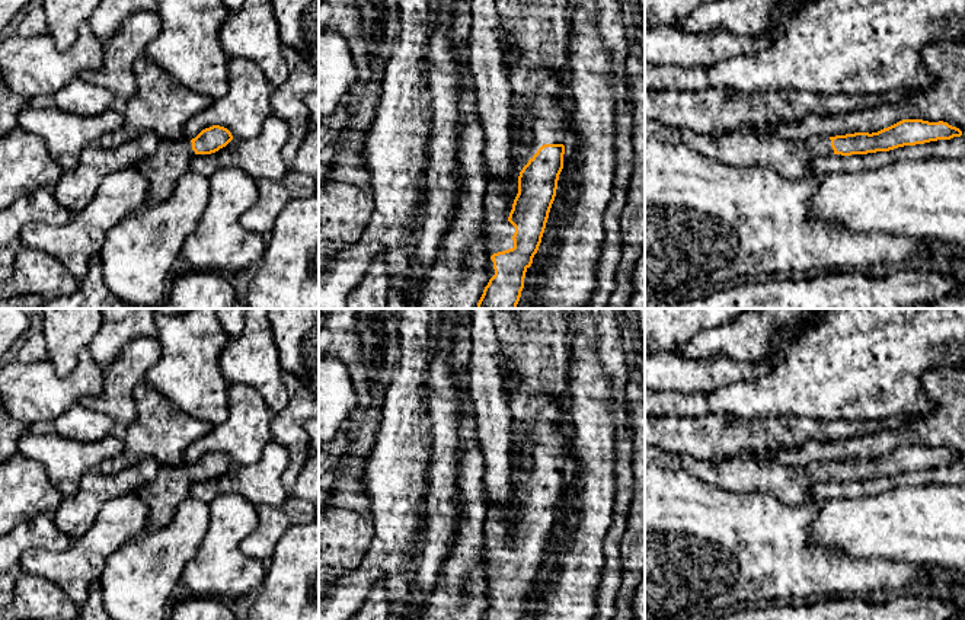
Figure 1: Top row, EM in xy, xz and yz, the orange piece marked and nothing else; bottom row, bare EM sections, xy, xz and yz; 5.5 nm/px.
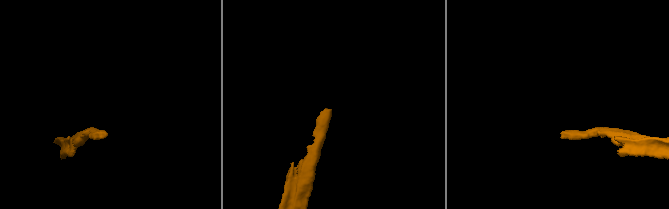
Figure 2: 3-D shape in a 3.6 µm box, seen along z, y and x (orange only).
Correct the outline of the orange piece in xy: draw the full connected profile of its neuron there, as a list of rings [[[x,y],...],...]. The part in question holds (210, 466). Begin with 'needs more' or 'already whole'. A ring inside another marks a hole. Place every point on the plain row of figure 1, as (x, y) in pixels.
needs more; [[[220,451],[202,456],[195,464],[160,466],[156,477],[141,486],[150,506],[148,525],[154,530],[167,525],[179,504],[189,498],[196,480],[211,480],[233,466],[231,458]]]

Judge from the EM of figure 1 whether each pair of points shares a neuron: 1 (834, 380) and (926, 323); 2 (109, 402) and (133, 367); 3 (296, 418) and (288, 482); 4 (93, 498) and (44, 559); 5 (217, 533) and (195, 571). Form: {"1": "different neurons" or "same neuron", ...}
{"1": "same neuron", "2": "same neuron", "3": "same neuron", "4": "different neurons", "5": "same neuron"}

